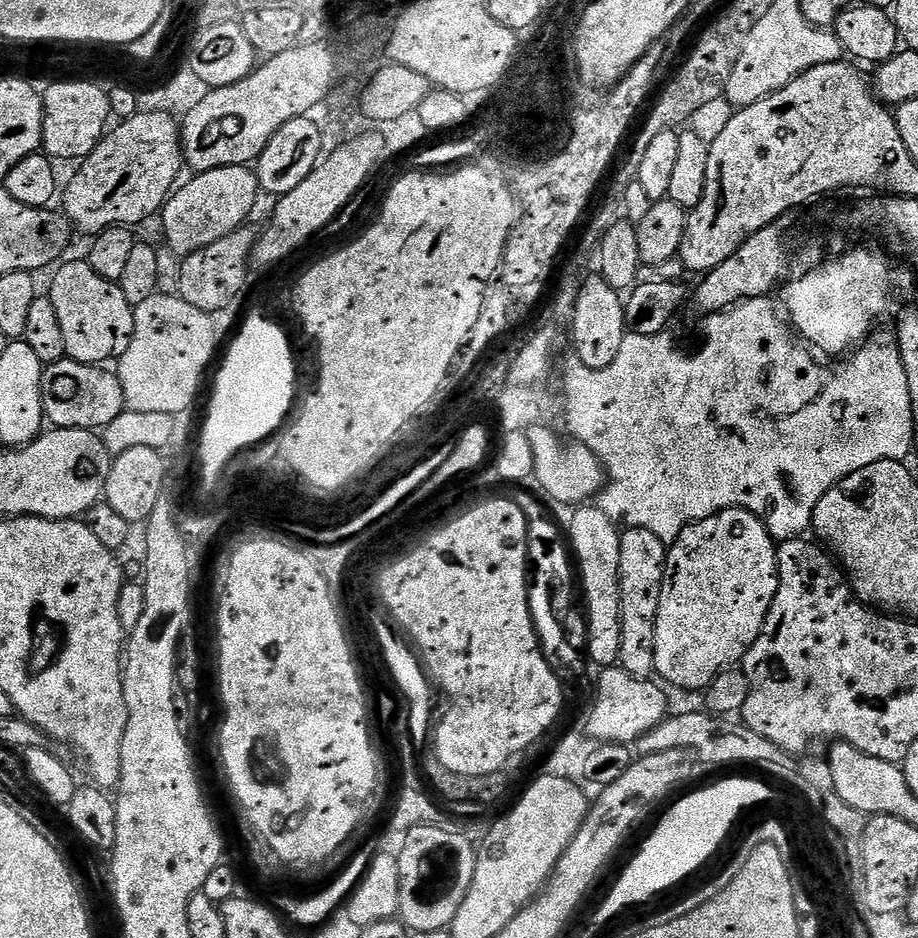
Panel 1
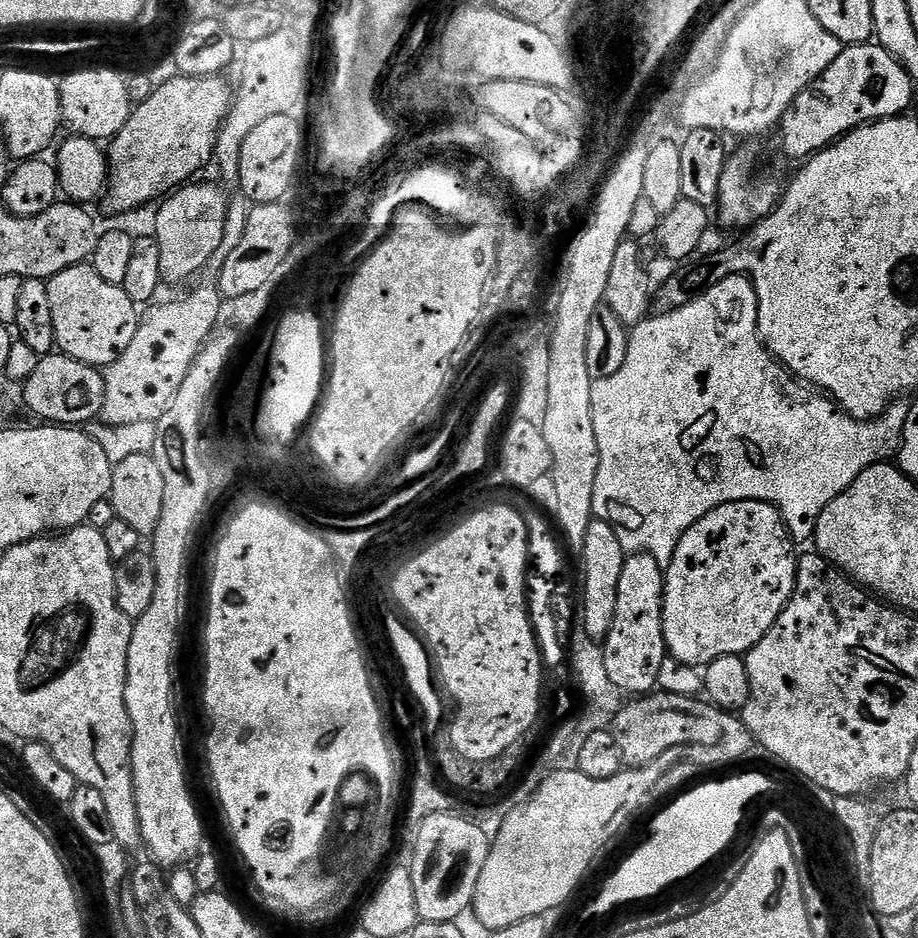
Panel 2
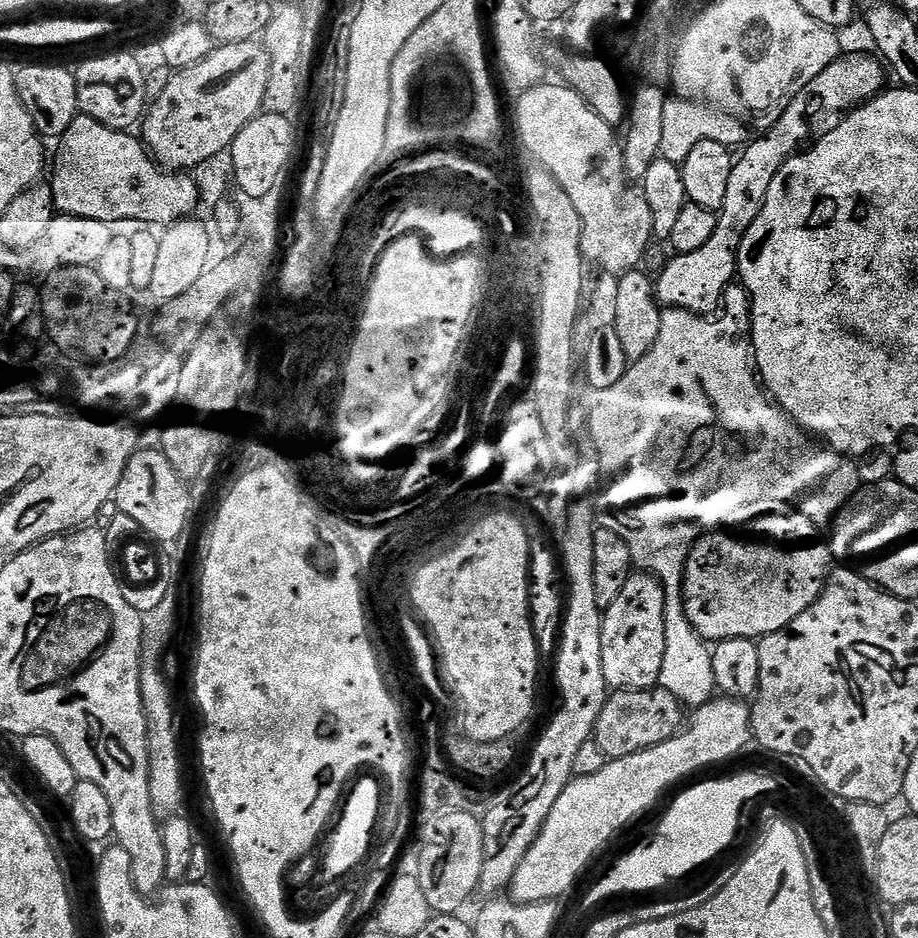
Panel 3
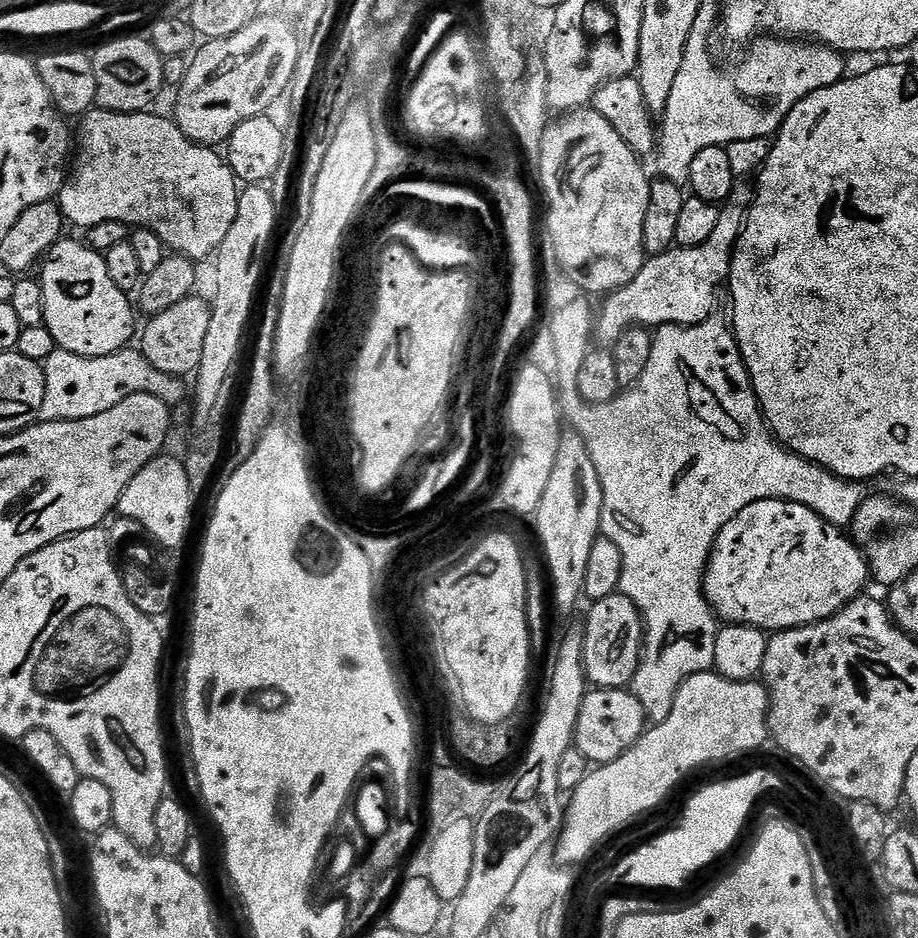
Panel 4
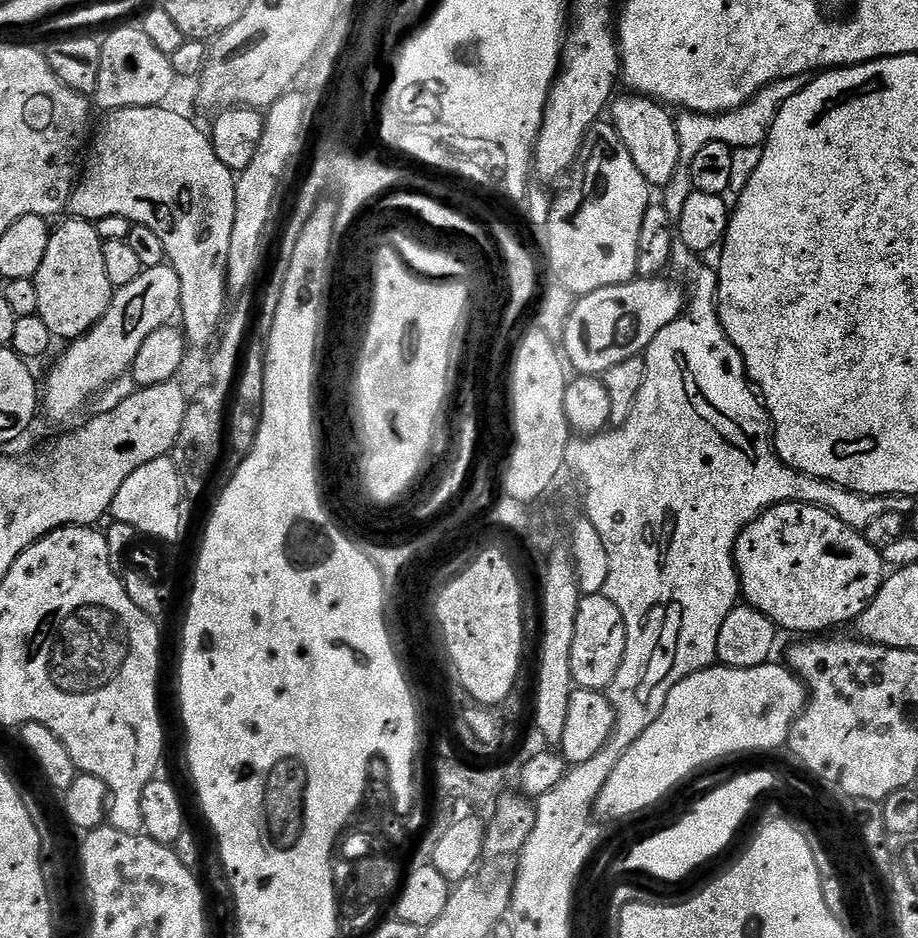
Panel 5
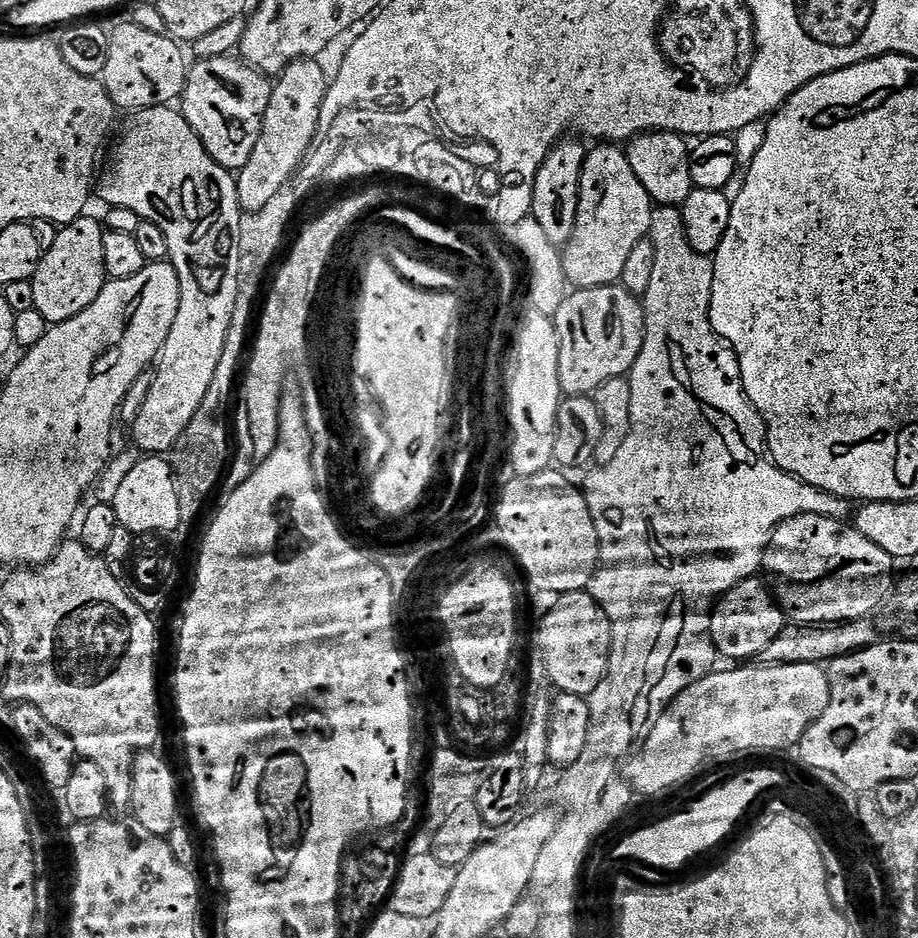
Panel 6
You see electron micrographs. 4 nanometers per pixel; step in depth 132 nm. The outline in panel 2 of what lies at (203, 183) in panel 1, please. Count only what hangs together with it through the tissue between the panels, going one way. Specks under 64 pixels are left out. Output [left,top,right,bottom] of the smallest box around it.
[156,182,229,281]

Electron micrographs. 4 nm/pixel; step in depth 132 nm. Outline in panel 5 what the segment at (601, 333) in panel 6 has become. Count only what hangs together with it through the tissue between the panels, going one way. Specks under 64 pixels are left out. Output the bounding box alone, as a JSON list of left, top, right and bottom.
[562,278,686,377]

